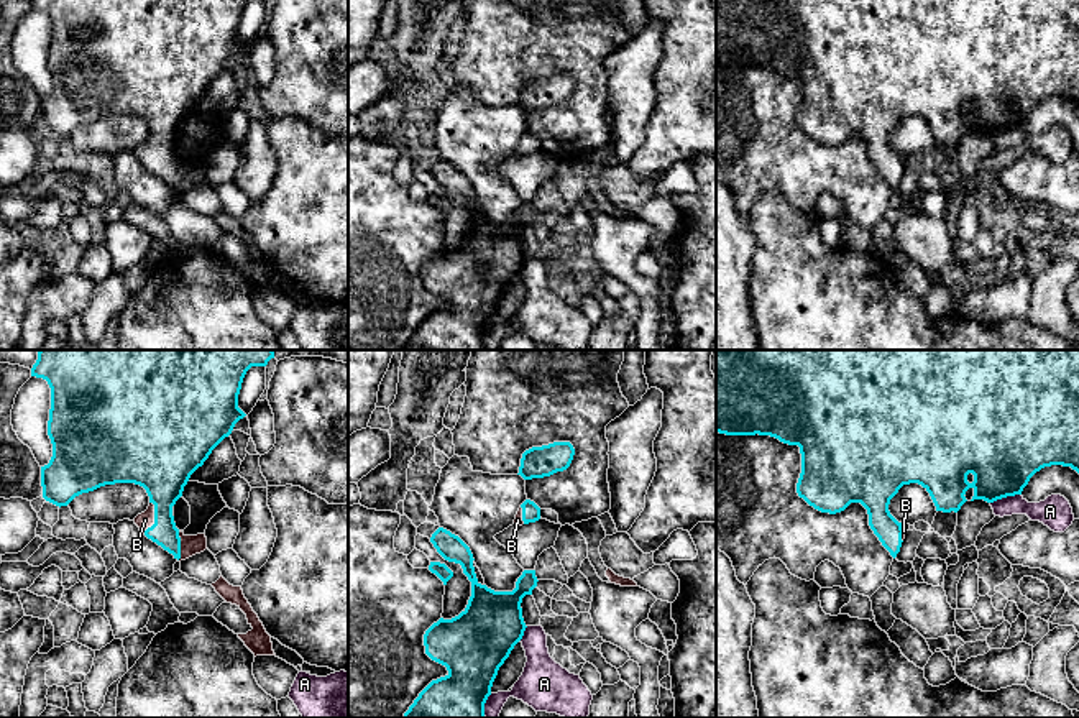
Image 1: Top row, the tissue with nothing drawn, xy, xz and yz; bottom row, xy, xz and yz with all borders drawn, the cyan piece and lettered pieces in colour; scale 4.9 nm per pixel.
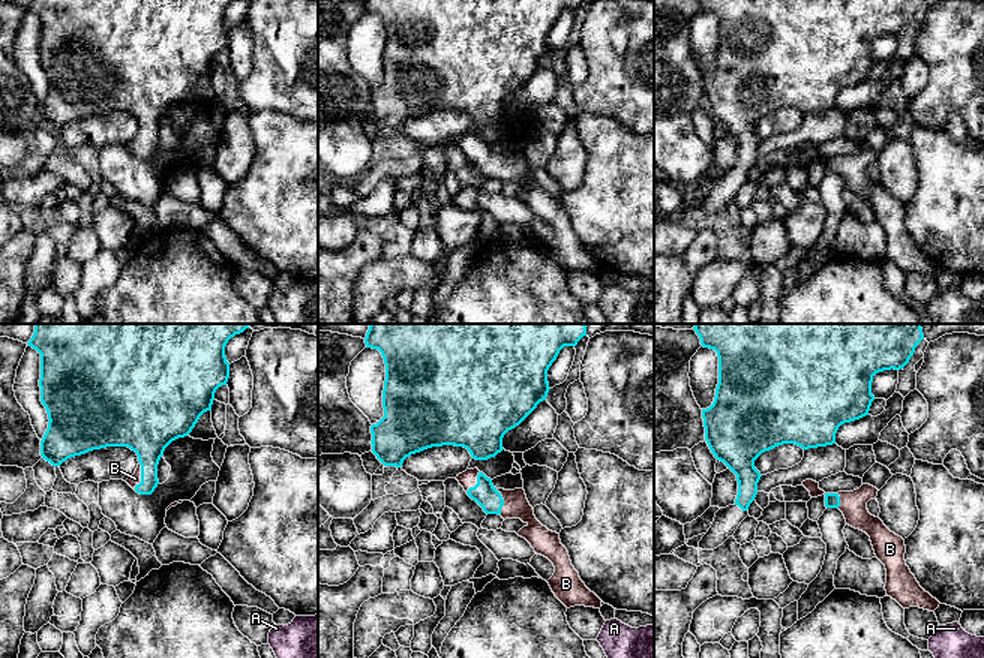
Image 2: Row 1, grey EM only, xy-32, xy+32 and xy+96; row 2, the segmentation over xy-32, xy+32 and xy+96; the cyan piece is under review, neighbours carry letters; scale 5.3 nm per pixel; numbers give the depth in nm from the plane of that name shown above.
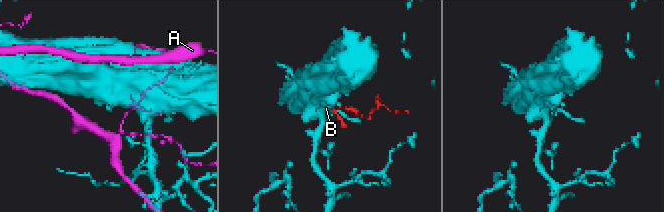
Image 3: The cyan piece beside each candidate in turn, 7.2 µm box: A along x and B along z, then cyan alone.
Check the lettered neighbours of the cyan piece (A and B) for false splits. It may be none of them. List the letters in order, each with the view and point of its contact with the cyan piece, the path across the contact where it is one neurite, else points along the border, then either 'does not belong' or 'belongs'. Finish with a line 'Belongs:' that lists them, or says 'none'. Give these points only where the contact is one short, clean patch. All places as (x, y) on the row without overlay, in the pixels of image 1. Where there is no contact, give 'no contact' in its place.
A: yz (1005, 128) | does not belong
B: xy (155, 150) | across xy (163, 101), (163, 128), (155, 150), (145, 151) | belongs
Belongs: B

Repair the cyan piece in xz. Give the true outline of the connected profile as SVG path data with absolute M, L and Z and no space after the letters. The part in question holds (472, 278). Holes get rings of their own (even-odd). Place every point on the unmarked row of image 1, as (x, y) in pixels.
M438 159L432 166L430 174L445 192L461 197L463 205L471 214L471 228L458 248L452 251L440 250L425 263L425 286L445 297L448 306L432 312L402 350L486 350L484 335L491 327L498 302L522 271L527 260L522 250L522 230L532 227L539 212L535 202L524 202L512 223L494 223L478 214L473 186L458 168Z

